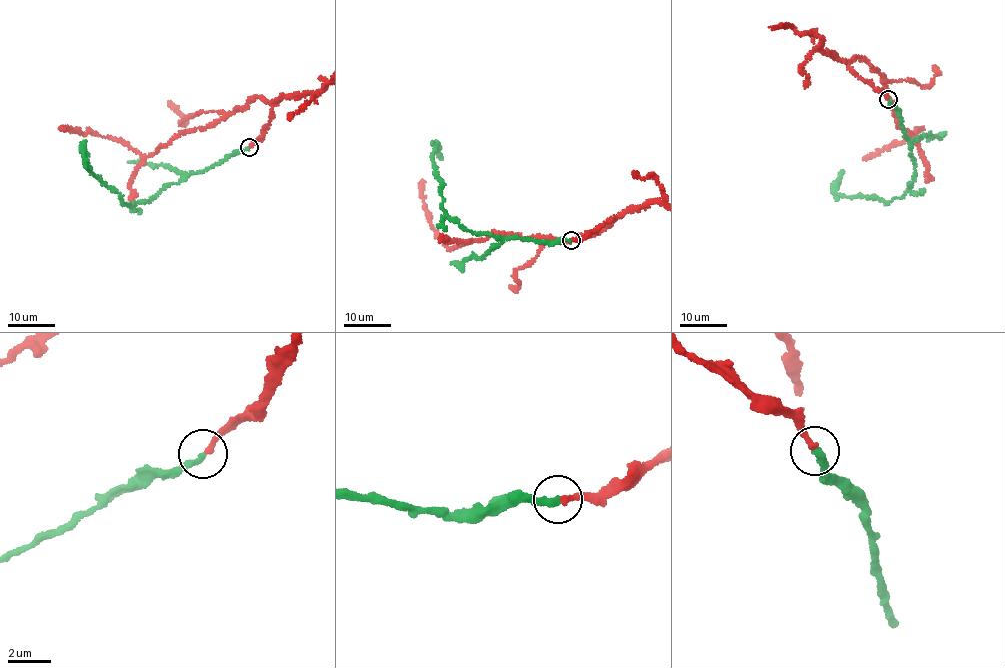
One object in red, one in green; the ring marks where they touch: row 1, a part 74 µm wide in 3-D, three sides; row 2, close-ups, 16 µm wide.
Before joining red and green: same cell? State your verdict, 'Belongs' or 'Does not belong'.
Belongs

